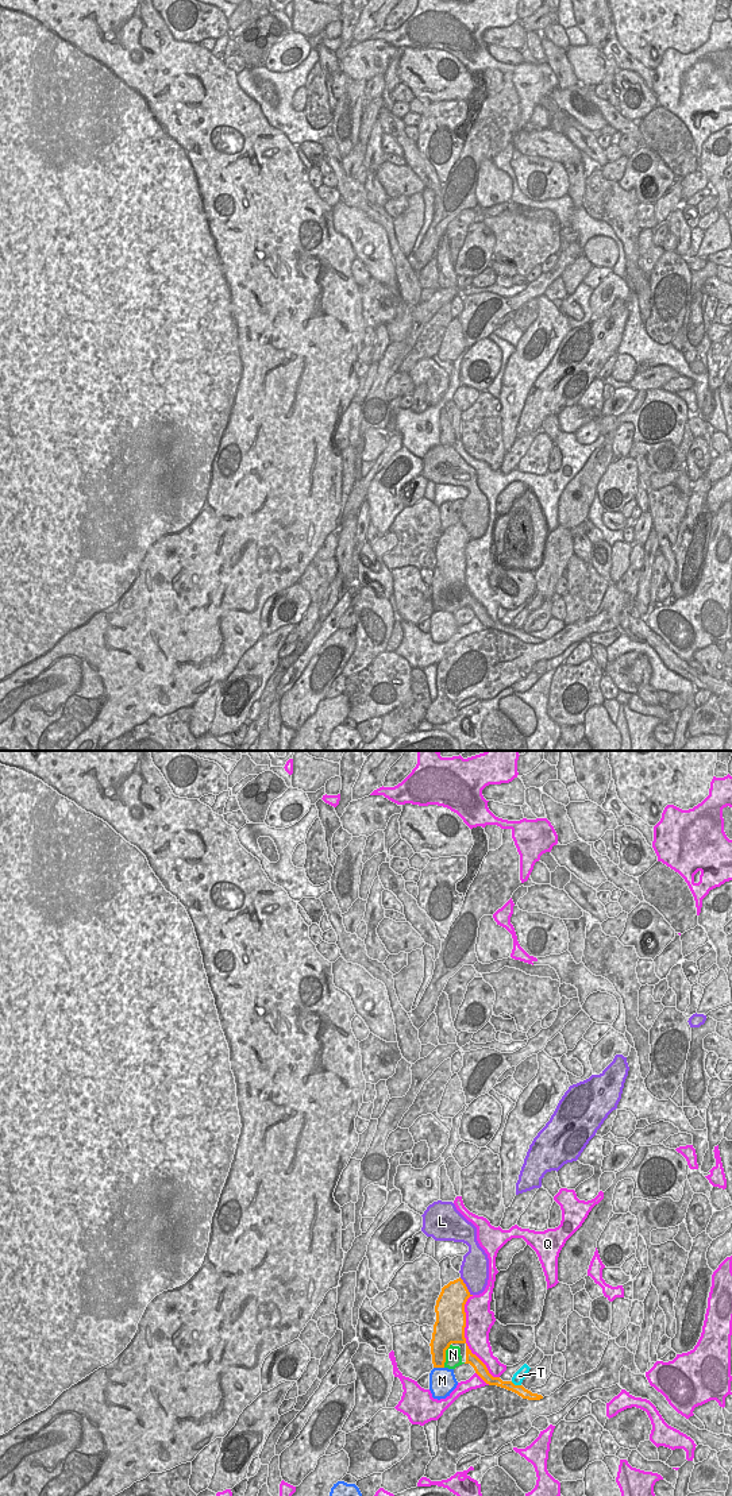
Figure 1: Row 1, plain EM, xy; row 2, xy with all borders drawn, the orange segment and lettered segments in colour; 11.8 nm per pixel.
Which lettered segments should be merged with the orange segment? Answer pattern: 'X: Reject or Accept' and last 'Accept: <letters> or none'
L: Reject
M: Reject
N: Reject
Q: Reject
T: Reject
Accept: none

